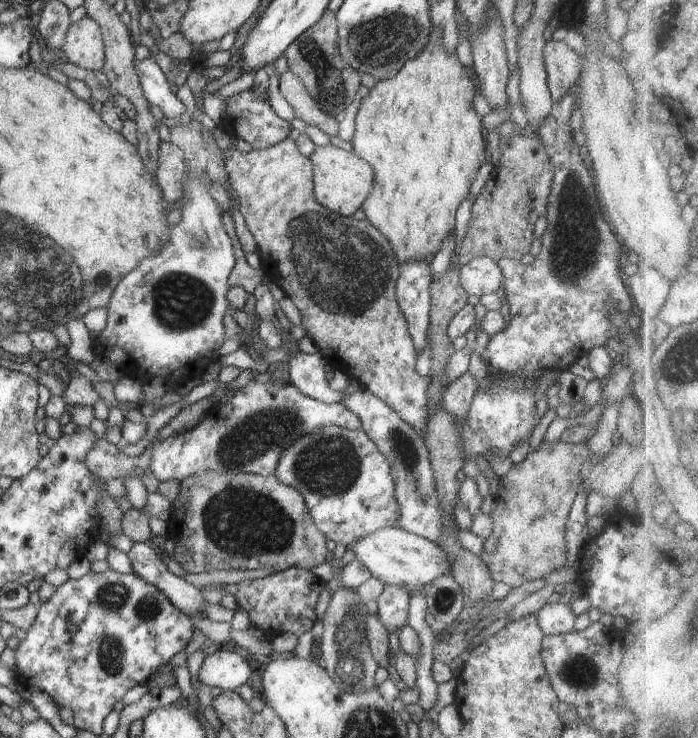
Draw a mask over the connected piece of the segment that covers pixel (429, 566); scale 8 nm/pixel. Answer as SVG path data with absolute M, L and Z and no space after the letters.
M396 526L368 533L348 548L369 568L372 577L381 580L385 585L404 587L410 597L426 590L438 577L451 576L453 568L450 555L442 547Z

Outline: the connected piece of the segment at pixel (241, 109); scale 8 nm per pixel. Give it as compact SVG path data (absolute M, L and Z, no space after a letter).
M251 88L228 97L227 116L221 126L226 128L235 138L244 139L252 149L267 149L289 136L289 124L278 117L270 108L268 100L263 101L253 96Z

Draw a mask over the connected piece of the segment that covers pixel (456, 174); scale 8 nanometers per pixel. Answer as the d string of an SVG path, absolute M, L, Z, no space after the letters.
M433 28L426 48L414 60L408 61L402 66L396 76L393 76L390 80L376 82L376 86L371 89L368 97L361 101L355 117L355 133L351 139L352 152L370 164L375 176L372 192L364 200L361 207L366 215L366 220L390 241L390 246L401 268L402 265L416 259L427 259L431 262L431 259L438 254L438 251L442 248L442 242L455 232L456 213L460 203L465 201L469 195L470 185L474 182L480 166L489 159L489 152L486 148L486 139L483 133L483 118L476 113L472 105L472 99L478 94L477 86L474 71L463 67L456 54L452 55L444 52L440 31L437 28Z

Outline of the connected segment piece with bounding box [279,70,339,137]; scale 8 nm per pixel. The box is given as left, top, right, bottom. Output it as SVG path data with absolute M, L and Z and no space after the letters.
M292 71L280 75L279 89L286 102L292 106L294 116L299 118L302 124L316 126L331 137L338 136L337 119L317 107L317 103L309 95L304 83Z

